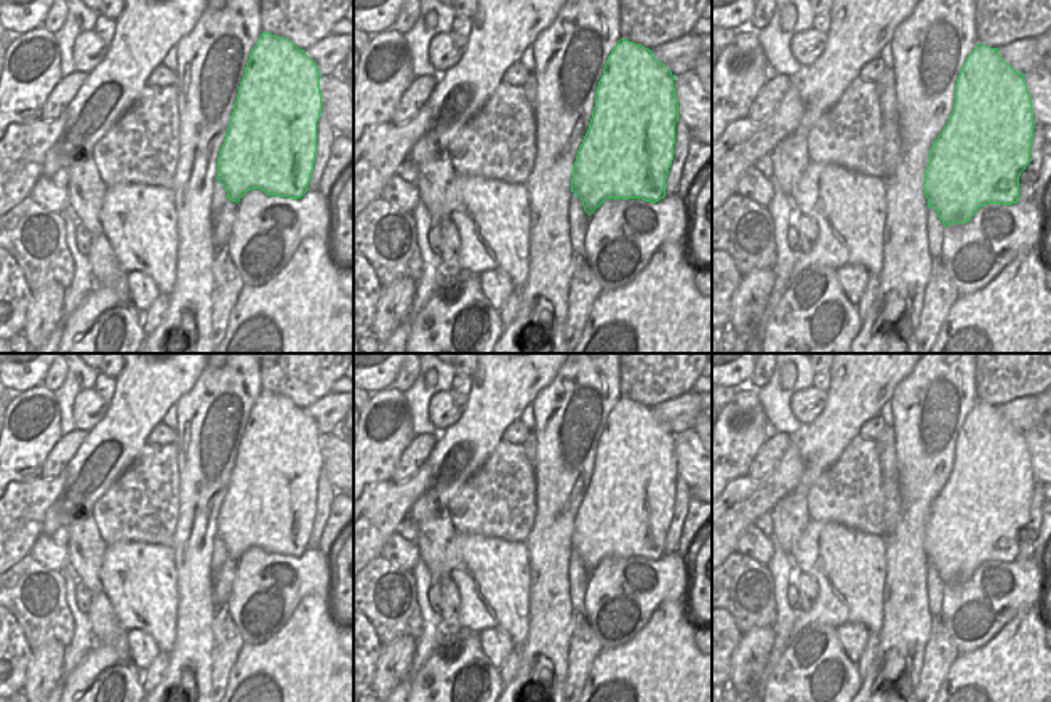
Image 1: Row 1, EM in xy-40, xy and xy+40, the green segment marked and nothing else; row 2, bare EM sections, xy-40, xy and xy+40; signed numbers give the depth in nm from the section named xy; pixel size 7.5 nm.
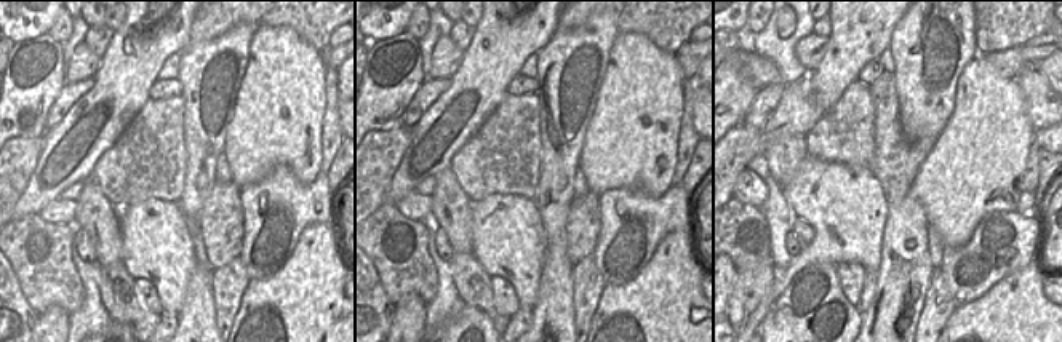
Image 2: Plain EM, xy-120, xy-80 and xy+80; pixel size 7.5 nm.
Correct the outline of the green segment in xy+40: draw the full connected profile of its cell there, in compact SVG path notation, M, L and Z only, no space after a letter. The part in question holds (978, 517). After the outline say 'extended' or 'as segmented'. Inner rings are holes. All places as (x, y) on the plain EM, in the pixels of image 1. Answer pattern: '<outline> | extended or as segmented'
M977 401L966 416L955 443L953 469L942 491L931 505L923 542L928 566L934 566L937 569L937 574L945 585L950 582L968 580L974 571L987 561L1017 561L1019 534L1030 520L1035 481L1024 433L1025 432L1016 430L998 413L998 406Z | as segmented

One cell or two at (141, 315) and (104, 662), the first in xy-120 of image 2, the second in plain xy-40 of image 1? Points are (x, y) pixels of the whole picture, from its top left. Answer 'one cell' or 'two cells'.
two cells

